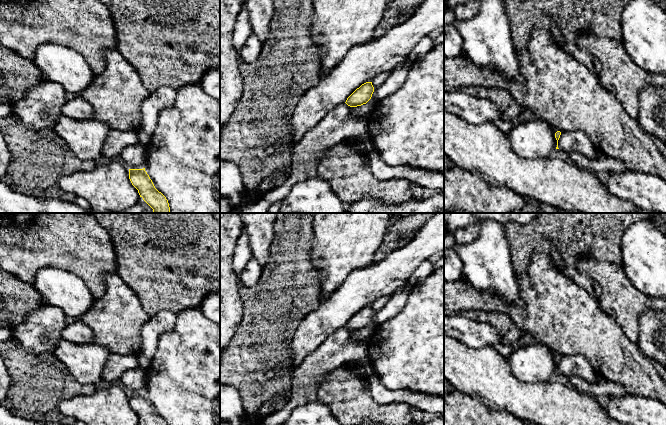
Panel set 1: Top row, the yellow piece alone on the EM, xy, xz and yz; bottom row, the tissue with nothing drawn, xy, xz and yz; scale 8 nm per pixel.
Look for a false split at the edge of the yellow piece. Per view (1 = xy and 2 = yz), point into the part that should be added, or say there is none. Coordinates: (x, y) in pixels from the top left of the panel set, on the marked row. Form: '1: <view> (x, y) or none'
1: none
2: none

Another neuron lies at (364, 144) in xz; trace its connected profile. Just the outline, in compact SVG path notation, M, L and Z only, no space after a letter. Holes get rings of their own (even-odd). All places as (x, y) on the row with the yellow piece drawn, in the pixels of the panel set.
M369 135L355 136L352 139L357 150L368 156L373 148L373 143Z

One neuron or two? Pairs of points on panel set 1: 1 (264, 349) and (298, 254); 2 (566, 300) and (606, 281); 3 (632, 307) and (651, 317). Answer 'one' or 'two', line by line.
1: one
2: two
3: two

